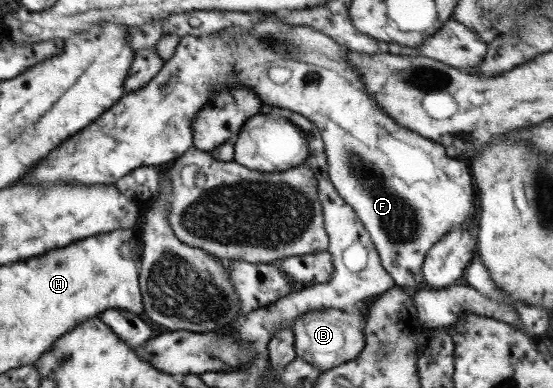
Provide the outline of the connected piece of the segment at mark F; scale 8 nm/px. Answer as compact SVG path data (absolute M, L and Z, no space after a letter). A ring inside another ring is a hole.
M275 19L257 23L249 33L231 35L185 36L178 41L172 56L161 66L155 78L141 89L123 94L109 109L99 114L87 127L80 129L54 147L34 168L20 177L19 184L81 185L113 184L132 169L141 166L161 168L192 146L190 121L200 107L221 88L243 83L251 88L262 105L288 109L306 117L320 133L330 182L339 197L353 208L356 218L369 234L380 264L395 286L409 292L423 282L421 266L427 250L447 232L466 226L477 208L477 195L468 165L445 155L444 146L425 139L397 125L371 99L363 87L363 78L354 72L346 49L325 33L312 27L289 27Z

